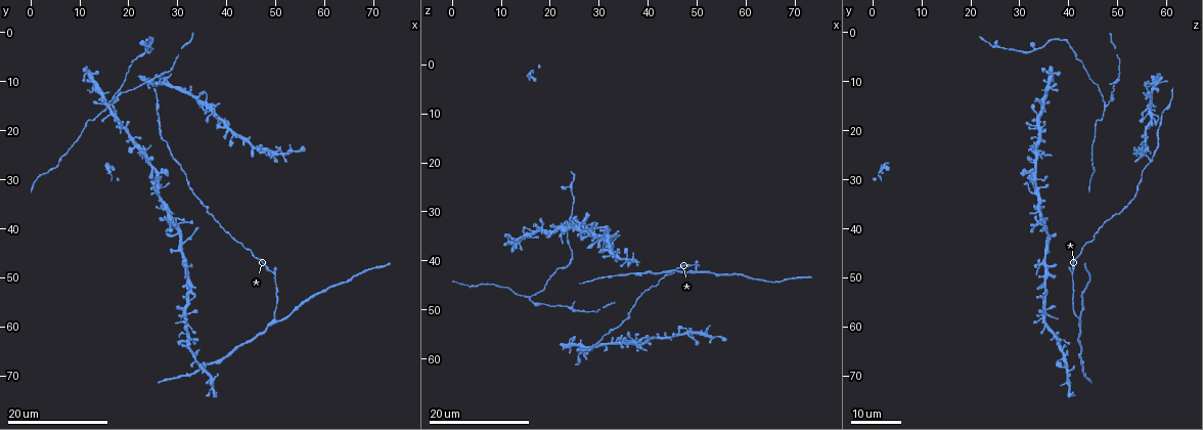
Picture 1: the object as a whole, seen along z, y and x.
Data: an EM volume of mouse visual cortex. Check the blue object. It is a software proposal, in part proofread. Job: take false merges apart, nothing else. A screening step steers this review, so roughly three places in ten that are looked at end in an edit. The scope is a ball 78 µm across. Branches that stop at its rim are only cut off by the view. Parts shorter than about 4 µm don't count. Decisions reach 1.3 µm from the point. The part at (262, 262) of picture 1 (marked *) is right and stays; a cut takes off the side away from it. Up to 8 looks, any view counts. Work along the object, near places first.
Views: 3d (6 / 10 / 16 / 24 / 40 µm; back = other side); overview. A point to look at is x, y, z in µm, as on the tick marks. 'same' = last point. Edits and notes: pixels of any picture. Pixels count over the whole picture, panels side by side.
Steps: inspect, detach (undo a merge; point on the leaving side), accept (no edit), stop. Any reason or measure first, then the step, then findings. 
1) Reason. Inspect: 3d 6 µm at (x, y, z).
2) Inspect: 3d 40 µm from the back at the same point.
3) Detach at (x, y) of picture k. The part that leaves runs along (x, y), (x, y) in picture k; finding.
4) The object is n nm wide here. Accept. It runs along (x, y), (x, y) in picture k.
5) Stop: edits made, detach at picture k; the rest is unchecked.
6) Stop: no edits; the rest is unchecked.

Side arm on a straight run. Inspect: 3d 16 µm at (49.5, 49.5, 41.0).

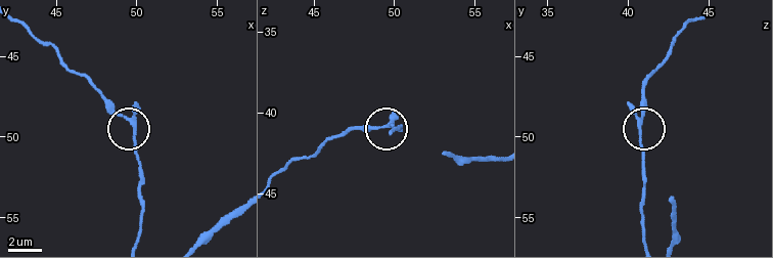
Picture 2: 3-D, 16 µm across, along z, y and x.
Inspect: 3d 6 µm at (49.8, 49.2, 40.8).

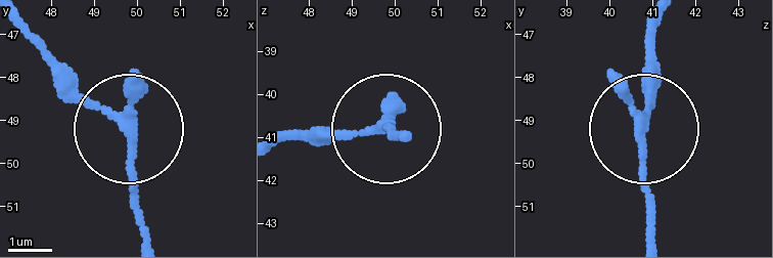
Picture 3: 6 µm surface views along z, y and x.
The object is 190 nm wide here. Accept. One cell here.

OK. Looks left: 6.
Side arm on a straight run. Inspect: 3d 16 µm at (49.5, 59.5, 42.0).

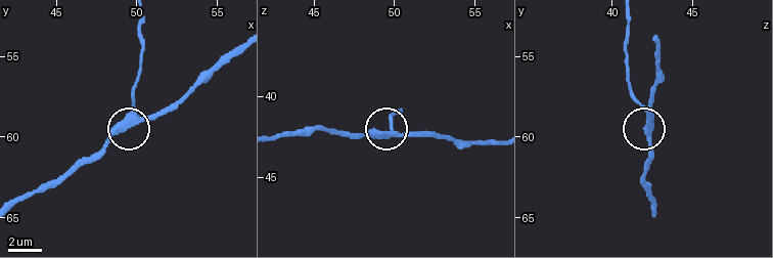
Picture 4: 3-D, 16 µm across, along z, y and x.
Inspect: 3d 6 µm at (49.9, 58.9, 42.3).

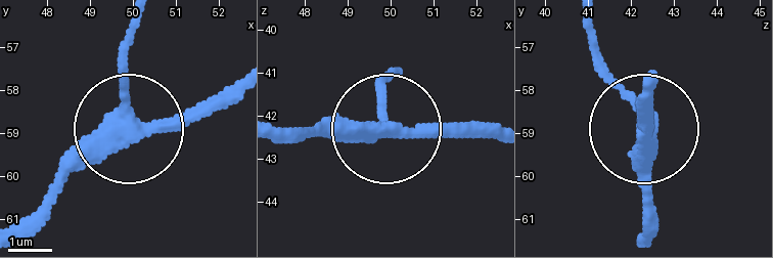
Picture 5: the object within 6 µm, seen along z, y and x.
The object is 340 nm wide here. Accept. It runs along (138, 17), (124, 61), (128, 124), (179, 128), (230, 105) in picture 5; one cell here.

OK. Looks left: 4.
Two arms in line, one across. Inspect: 3d 16 µm at (15.5, 14.5, 47.5).

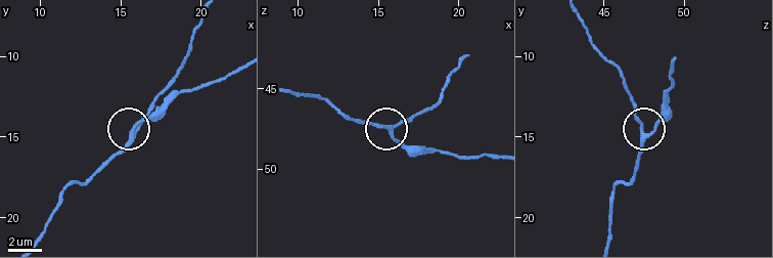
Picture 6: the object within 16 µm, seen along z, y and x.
Inspect: 3d 6 µm at (15.7, 15.0, 47.4).

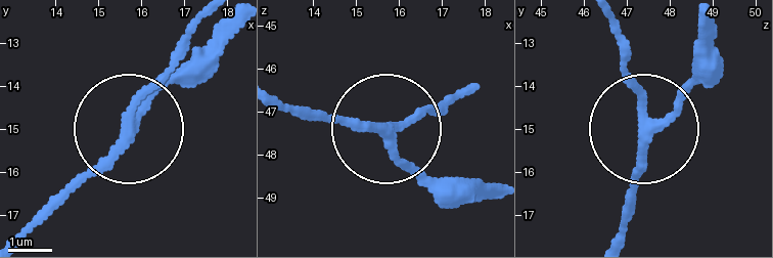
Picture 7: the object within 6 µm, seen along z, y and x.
3 arms meet here. Accept. Continuous, no second cell.

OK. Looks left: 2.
A fork. Inspect: 3d 16 µm at (25.0, 9.5, 50.5).

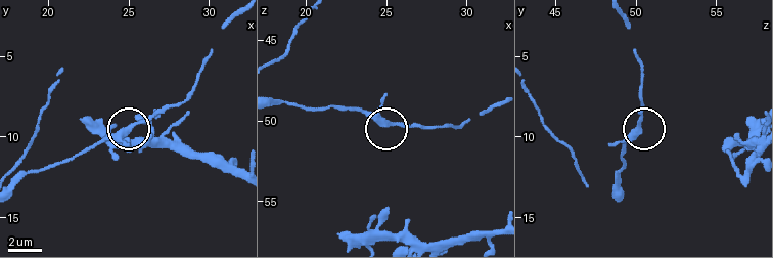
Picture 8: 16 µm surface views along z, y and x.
Inspect: 3d 10 µm at (25.0, 9.7, 50.1).

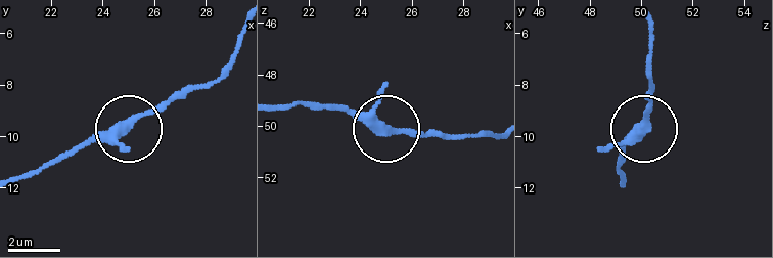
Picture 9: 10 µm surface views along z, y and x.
The object is 300 nm wide here. Accept. Continuous, no second cell.

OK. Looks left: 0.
Stop: no edits; the rest is unchecked.

